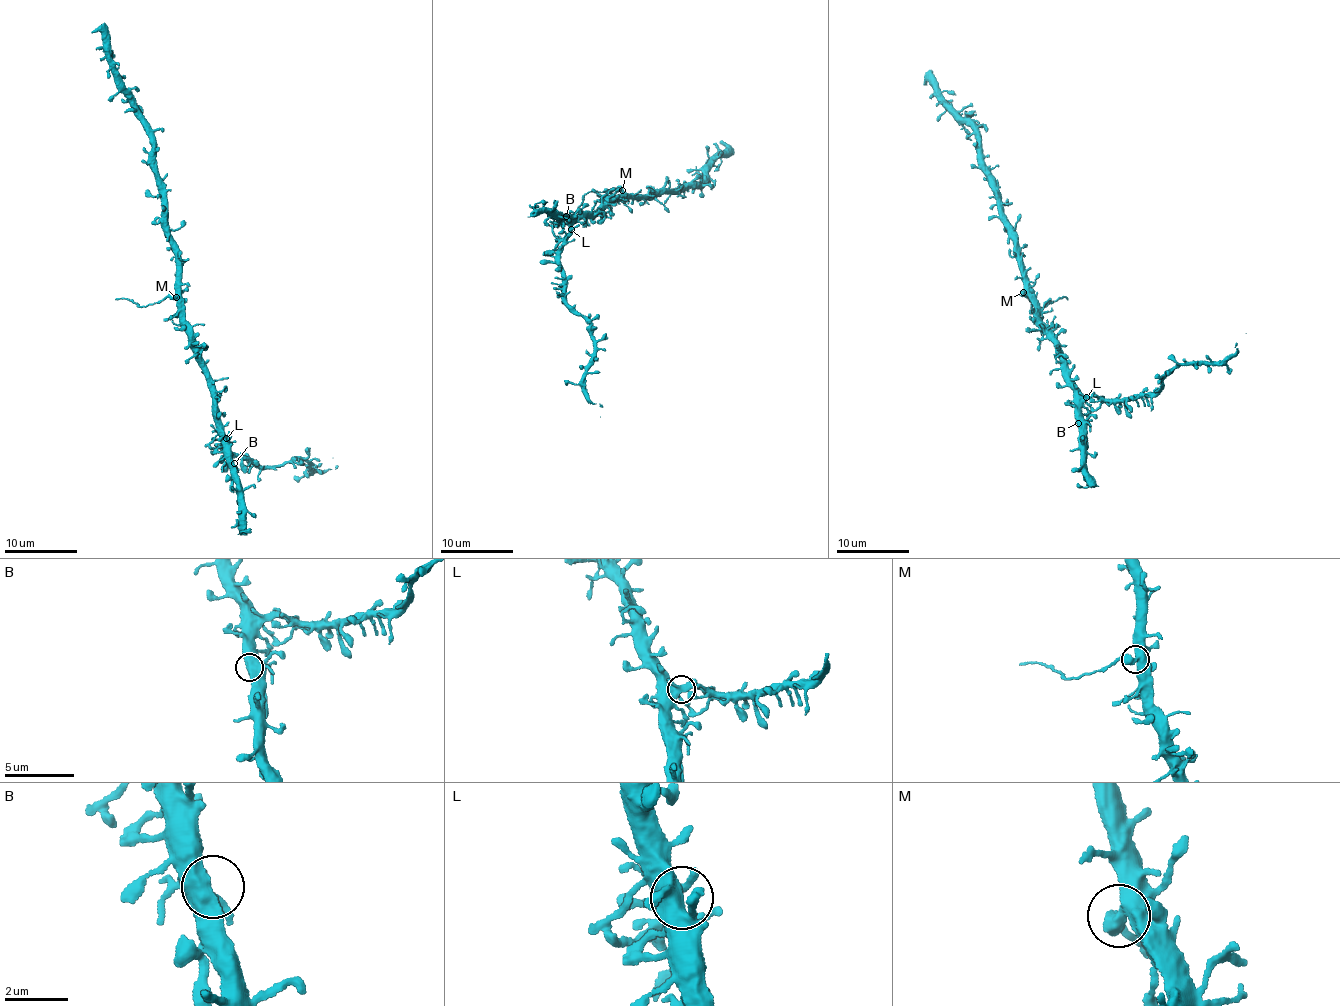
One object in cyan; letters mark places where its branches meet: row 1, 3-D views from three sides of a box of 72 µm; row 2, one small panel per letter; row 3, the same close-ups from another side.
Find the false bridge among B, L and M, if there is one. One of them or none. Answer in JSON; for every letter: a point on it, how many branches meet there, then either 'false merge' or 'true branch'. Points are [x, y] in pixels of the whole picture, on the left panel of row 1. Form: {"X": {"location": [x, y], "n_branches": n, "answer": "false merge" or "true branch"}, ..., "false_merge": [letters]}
{"B": {"location": [234, 463], "n_branches": 2, "answer": "true branch"}, "L": {"location": [226, 438], "n_branches": 2, "answer": "true branch"}, "M": {"location": [176, 297], "n_branches": 2, "answer": "false merge"}, "false_merge": ["M"]}

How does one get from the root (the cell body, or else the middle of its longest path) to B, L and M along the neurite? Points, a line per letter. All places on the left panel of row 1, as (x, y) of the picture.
B: (192, 335), (194, 350), (210, 390), (213, 414), (222, 431), (226, 457), (234, 463)
L: (192, 335), (194, 350), (205, 373), (220, 429), (226, 438)
M: (192, 335), (176, 297)

